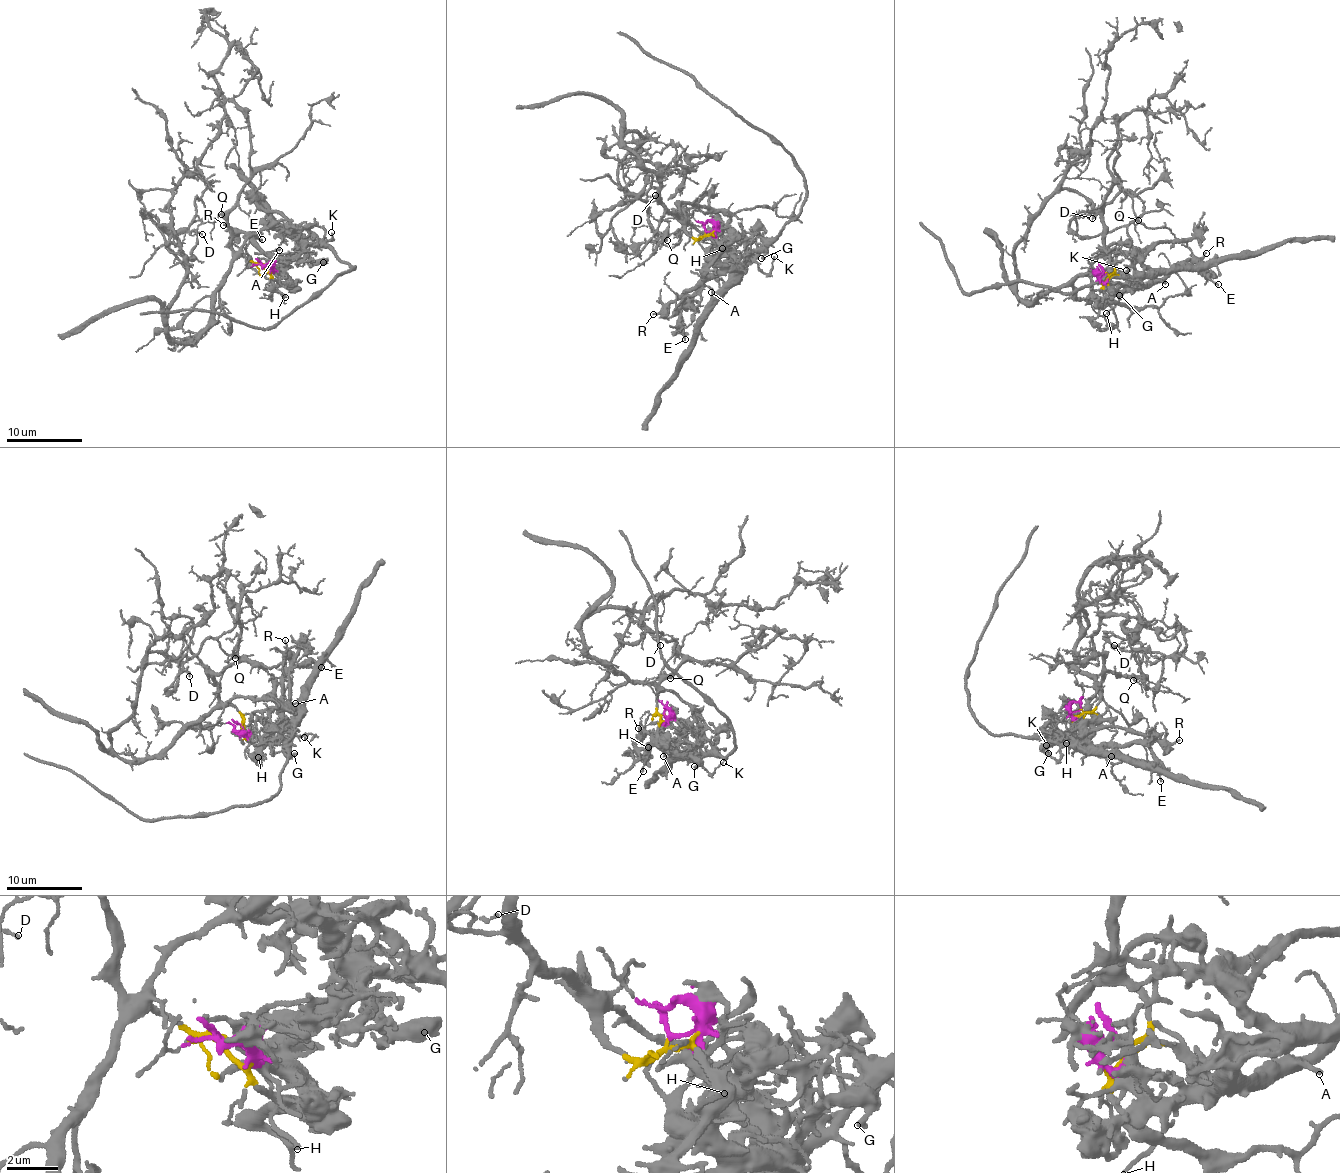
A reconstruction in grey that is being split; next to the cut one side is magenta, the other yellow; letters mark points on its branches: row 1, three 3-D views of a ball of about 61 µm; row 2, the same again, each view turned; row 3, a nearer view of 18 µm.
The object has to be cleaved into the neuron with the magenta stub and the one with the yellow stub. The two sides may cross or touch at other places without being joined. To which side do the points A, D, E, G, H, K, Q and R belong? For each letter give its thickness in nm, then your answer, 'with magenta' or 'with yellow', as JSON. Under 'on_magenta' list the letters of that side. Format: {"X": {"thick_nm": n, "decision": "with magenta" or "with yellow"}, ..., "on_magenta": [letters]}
{"A": {"thick_nm": 190, "decision": "with magenta"}, "D": {"thick_nm": 80, "decision": "with yellow"}, "E": {"thick_nm": 140, "decision": "with magenta"}, "G": {"thick_nm": 260, "decision": "with magenta"}, "H": {"thick_nm": 150, "decision": "with yellow"}, "K": {"thick_nm": 120, "decision": "with magenta"}, "Q": {"thick_nm": 110, "decision": "with yellow"}, "R": {"thick_nm": 150, "decision": "with magenta"}, "on_magenta": ["A", "E", "G", "K", "R"]}

